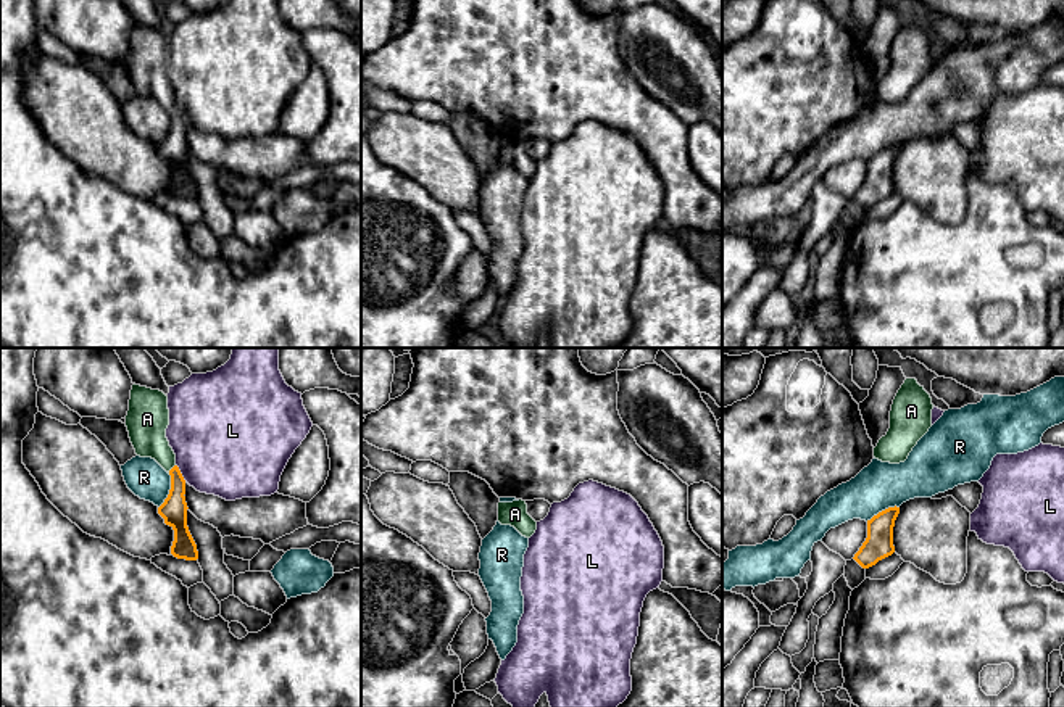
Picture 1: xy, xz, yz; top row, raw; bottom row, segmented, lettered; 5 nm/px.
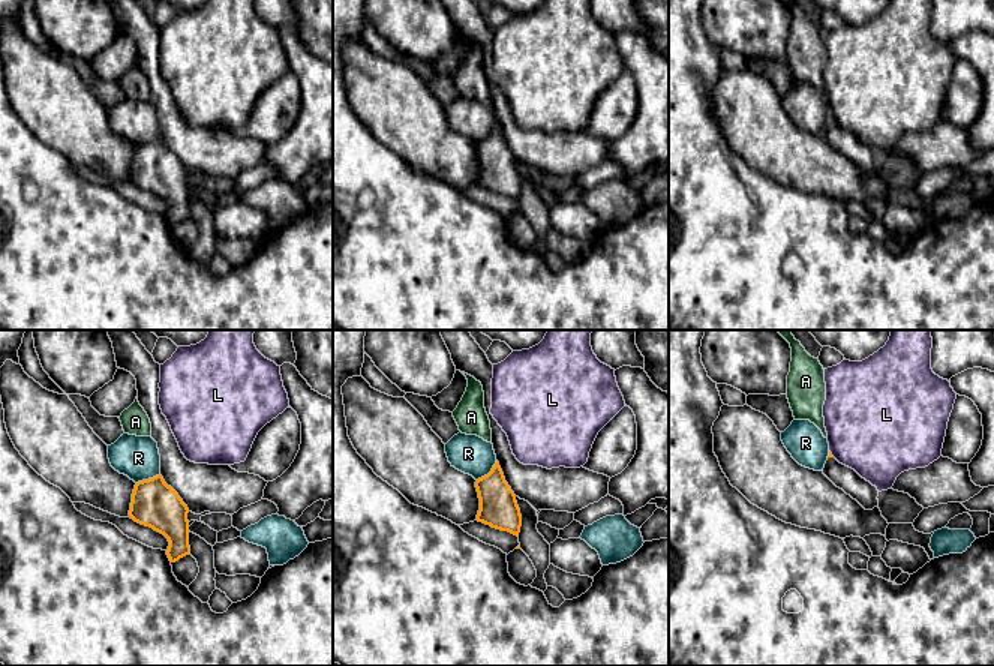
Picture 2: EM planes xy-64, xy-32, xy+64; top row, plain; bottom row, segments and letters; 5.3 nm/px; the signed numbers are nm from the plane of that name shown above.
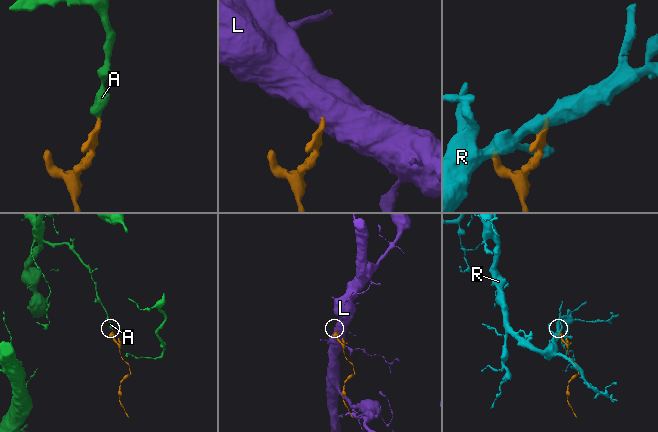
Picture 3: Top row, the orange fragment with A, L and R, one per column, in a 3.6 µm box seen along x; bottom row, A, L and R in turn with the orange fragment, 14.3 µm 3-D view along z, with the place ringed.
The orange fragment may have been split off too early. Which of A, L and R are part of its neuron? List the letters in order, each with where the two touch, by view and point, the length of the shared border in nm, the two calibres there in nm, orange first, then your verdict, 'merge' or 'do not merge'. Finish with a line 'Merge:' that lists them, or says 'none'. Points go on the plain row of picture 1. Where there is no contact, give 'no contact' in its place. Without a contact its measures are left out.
A: contact xy (171, 108); length 60 nm; calibres 130 and 190 nm; merge
L: contact xy (179, 111); length 100 nm; calibres 130 and 480 nm; do not merge
R: contact xy (170, 131); length 190 nm; calibres 130 and 190 nm; do not merge
Merge: A

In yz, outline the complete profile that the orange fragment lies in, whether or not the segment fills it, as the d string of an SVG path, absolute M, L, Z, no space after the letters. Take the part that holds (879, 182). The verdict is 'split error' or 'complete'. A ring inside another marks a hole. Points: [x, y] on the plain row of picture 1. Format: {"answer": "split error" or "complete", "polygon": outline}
{"answer": "complete", "polygon": "M895 145L867 159L867 177L853 196L862 208L869 208L895 192L893 166L898 153L900 147Z"}

